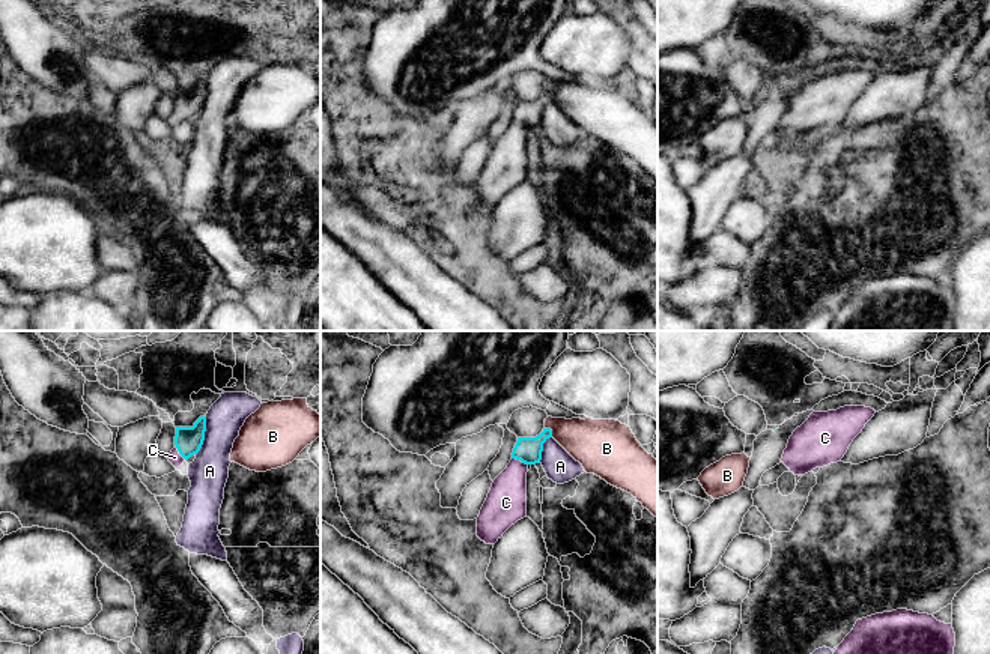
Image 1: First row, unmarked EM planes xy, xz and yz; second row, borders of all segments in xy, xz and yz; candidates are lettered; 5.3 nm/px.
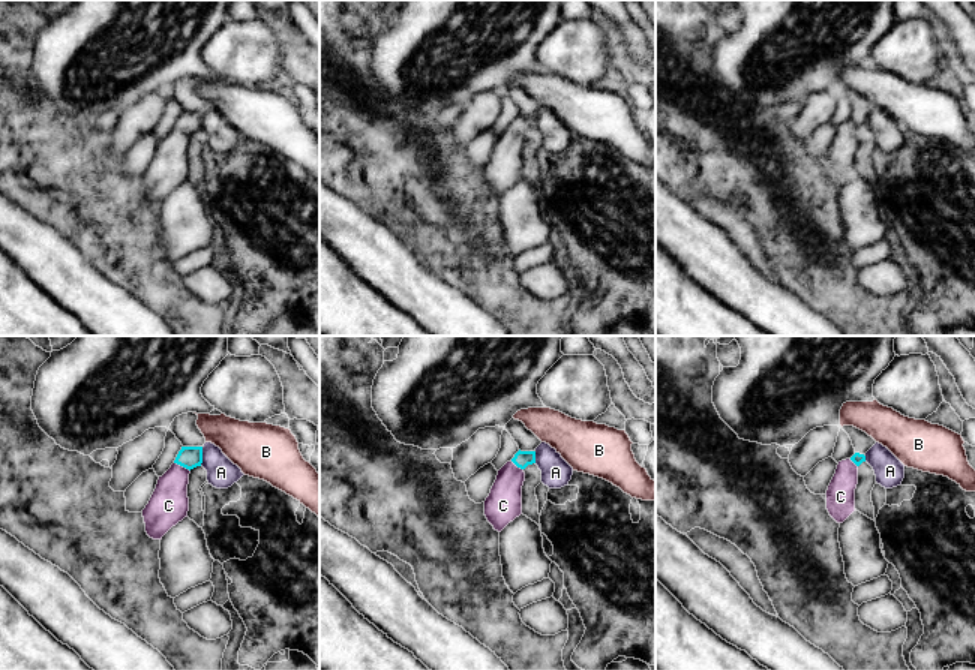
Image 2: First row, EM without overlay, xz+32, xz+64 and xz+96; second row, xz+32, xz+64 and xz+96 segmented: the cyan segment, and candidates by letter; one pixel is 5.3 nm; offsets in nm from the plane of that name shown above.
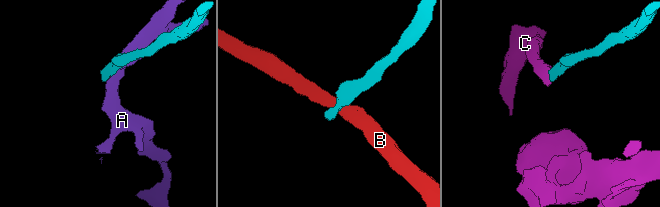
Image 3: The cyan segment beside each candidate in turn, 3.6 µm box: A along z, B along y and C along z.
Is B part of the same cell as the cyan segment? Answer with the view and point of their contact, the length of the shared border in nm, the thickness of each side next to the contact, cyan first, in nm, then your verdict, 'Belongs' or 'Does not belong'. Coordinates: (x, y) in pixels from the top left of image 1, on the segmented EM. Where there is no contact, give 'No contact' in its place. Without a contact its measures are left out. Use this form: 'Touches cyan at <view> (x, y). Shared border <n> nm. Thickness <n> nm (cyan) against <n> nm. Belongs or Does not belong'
Touches cyan at xz (551, 430). Shared border 70 nm. Thickness 140 nm (cyan) against 260 nm. Does not belong

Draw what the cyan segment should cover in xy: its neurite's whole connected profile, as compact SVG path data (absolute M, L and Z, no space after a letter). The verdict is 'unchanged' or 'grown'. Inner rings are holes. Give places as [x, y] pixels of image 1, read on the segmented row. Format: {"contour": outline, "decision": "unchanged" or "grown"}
{"contour": "M200 416L193 427L176 427L175 448L167 456L178 469L191 456L197 454L203 445L206 431L206 416Z", "decision": "grown"}

